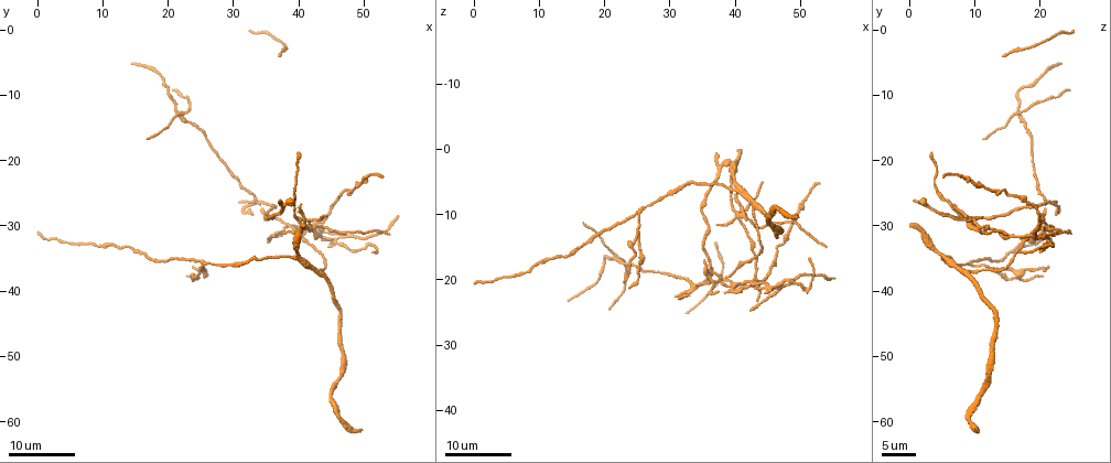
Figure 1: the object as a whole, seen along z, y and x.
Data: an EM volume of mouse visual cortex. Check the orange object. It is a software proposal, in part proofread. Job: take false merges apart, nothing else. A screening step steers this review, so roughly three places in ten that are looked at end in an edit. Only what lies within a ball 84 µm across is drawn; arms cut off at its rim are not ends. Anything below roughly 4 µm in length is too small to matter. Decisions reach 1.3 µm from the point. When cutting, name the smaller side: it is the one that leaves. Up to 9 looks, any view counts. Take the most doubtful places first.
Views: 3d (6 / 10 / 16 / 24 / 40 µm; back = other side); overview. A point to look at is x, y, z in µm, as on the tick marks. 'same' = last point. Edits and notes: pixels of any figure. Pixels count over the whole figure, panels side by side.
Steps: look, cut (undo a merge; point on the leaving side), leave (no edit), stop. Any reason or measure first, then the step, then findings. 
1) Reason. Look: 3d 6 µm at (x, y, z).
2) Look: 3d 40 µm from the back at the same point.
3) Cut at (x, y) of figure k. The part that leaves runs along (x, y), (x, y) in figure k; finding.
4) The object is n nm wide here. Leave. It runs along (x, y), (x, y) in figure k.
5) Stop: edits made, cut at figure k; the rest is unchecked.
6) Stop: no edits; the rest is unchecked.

Four or more arms meet. Look: 3d 24 µm at (34.0, 26.5, 21.0).

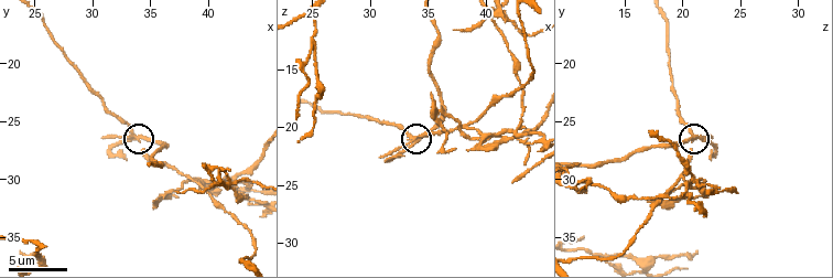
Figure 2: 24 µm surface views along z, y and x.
Look: 3d 10 µm at (34.6, 26.2, 20.6).

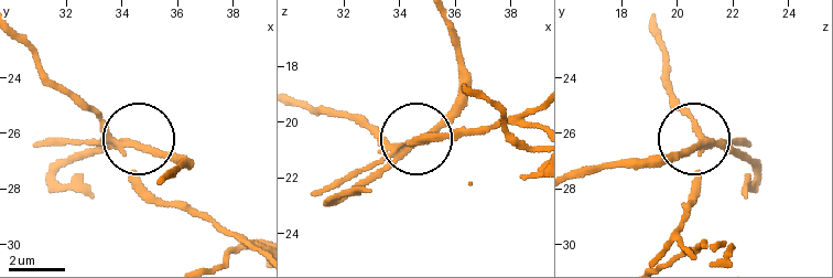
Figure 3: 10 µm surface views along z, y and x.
4 arms meet here. Cut at (89, 156) of figure 3. The part that leaves runs along (115, 143), (174, 154), (183, 164), (166, 181) in figure 3; two neurons meet here.

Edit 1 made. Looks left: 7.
See it whole again. Look: overview.

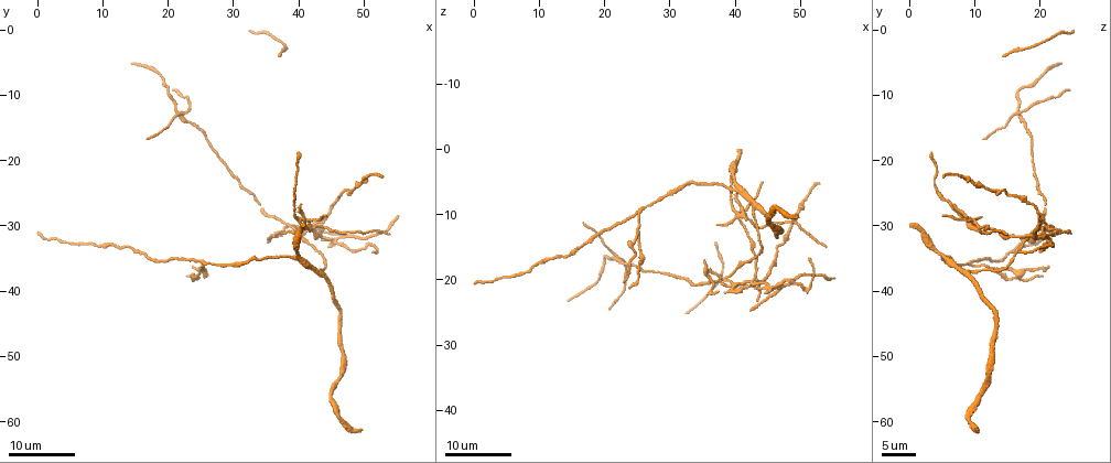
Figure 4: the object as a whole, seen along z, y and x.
Look: 3d 16 µm at (38.0, 29.5, 20.0).

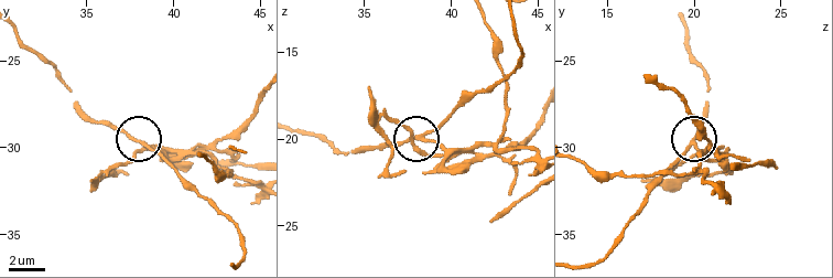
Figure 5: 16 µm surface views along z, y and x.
Closer look. Look: 3d 10 µm at (38.1, 29.8, 20.2).

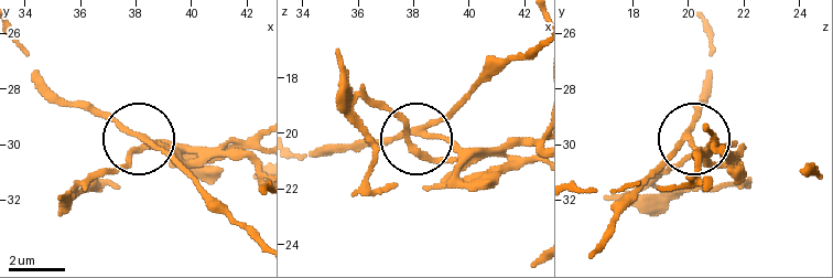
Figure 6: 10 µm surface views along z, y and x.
The object is 200 nm wide here. Cut at (454, 148) of figure 6. The part that leaves runs along (145, 136), (179, 150), (222, 150), (257, 164) in figure 6; two neurons meet here.

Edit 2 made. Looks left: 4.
Look: overview.

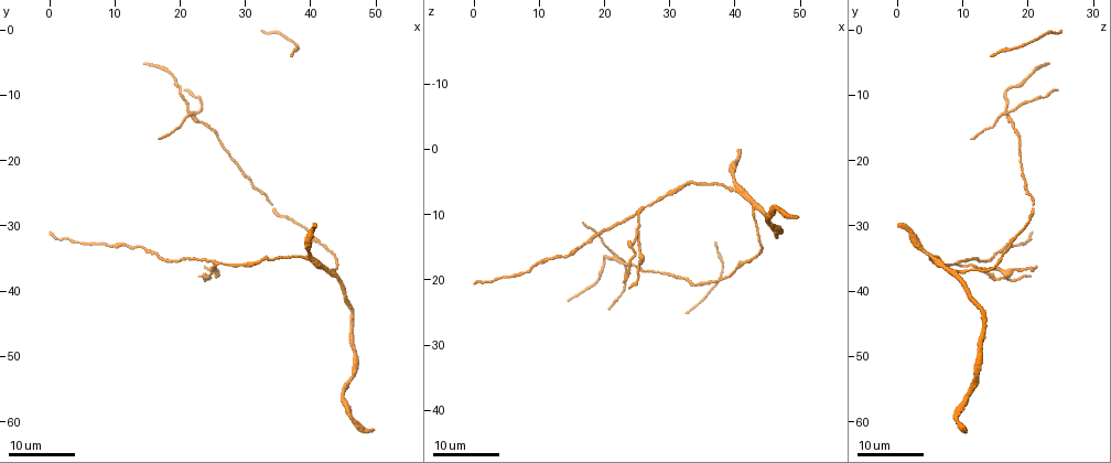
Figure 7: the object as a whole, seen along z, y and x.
A fork. Look: 3d 24 µm at (40.0, 35.0, 5.5).

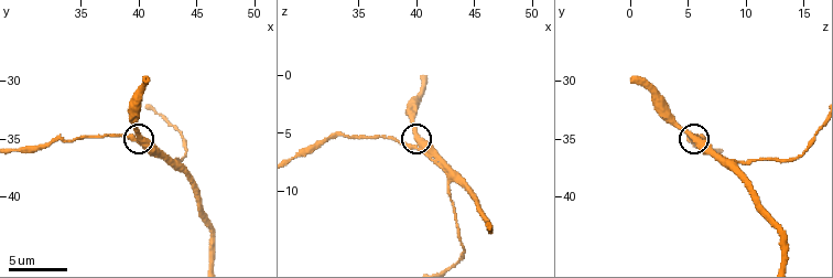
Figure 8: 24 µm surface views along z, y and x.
Look: 3d 6 µm at (40.2, 34.8, 5.6).

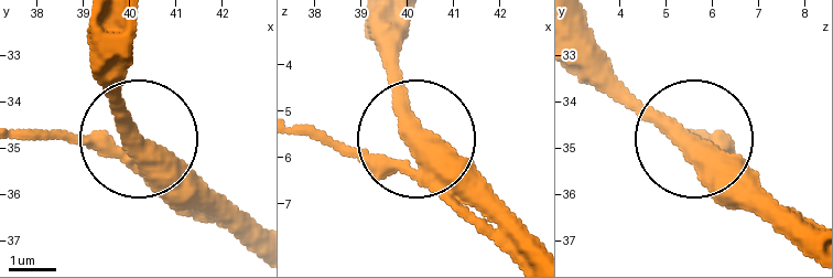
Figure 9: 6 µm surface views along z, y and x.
Leave. It runs along (536, 258), (418, 128), (398, 81), (398, 25) in figure 9; all the same neuron.

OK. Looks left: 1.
Thick turns thin. Look: 3d 16 µm at (42.6, 37.0, 9.8).

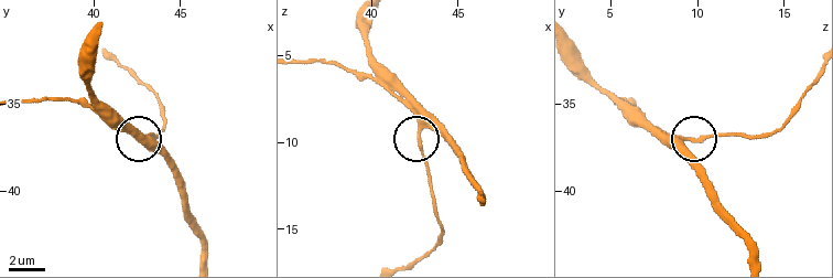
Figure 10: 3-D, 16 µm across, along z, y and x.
The object is 270 nm wide here. Leave. It runs along (421, 257), (437, 241), (442, 226), (434, 213), (412, 94) in figure 10; all the same neuron.

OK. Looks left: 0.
Stop: edits made, cut at figure 3, cut at figure 6; the rest is unchecked.

